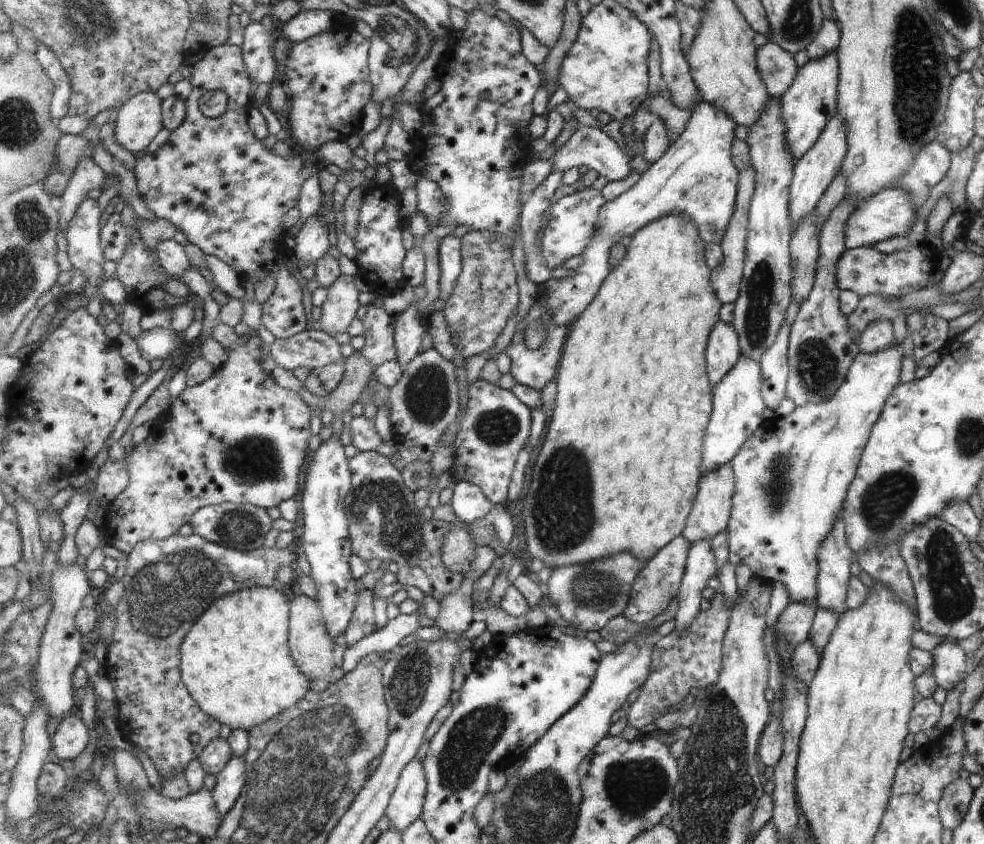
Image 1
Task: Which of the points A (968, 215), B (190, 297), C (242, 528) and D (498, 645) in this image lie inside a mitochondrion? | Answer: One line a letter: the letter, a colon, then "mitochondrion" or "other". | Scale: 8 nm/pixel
A: other
B: other
C: mitochondrion
D: other

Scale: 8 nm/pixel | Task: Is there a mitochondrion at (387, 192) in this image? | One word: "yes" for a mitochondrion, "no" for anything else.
no

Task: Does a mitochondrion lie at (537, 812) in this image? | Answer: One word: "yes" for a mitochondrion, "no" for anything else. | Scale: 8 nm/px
yes

